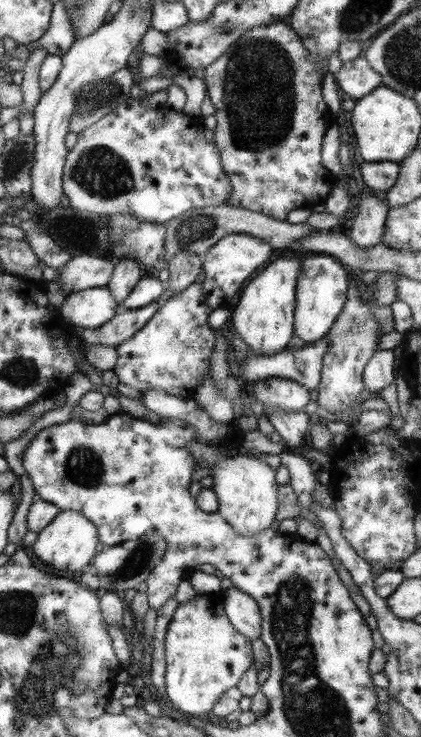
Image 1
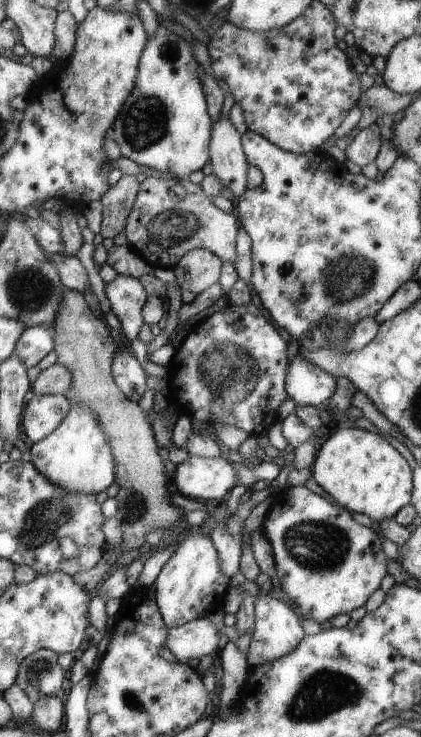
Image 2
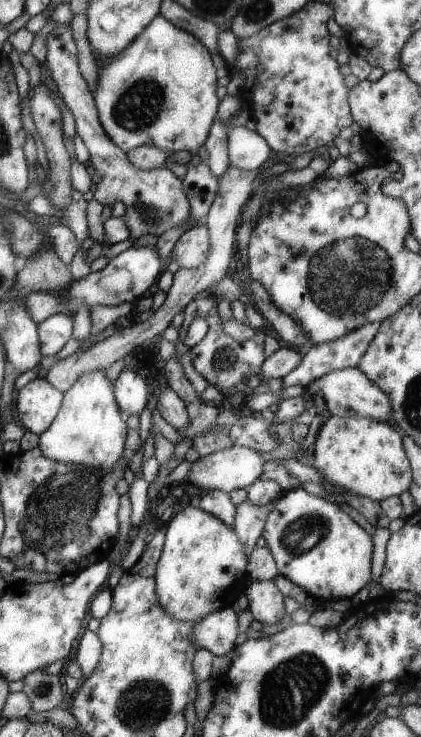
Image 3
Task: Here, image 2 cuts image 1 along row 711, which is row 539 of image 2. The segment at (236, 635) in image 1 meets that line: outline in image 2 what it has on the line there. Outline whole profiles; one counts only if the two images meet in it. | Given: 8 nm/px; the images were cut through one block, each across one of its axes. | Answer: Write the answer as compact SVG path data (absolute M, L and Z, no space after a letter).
M204 532L186 534L158 574L155 581L157 606L169 629L223 609L224 598L230 588L229 576L223 571L221 554L214 544Z

